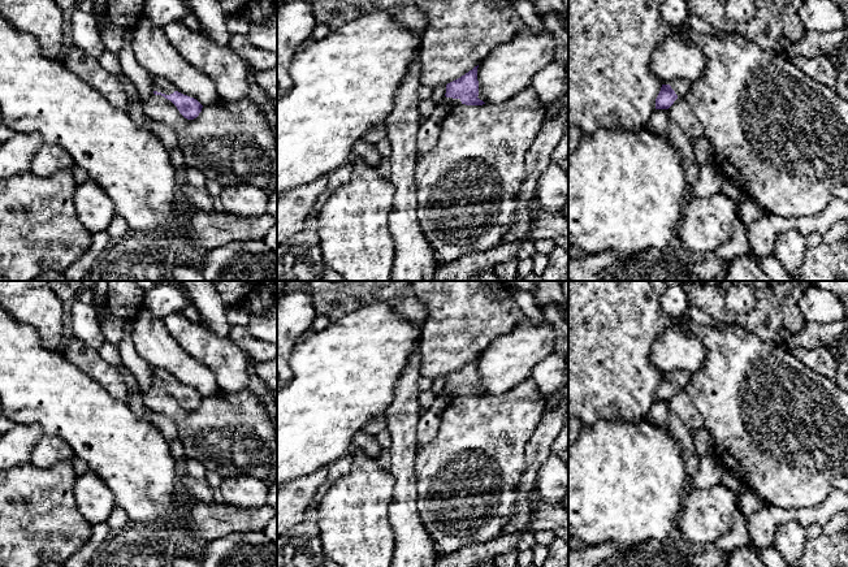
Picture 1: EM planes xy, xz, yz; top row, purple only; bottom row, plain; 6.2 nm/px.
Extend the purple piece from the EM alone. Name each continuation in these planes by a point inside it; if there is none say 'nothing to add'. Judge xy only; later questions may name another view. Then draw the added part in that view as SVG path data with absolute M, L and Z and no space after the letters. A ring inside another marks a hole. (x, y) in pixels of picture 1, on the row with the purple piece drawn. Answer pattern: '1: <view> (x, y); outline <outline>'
1: xy (160, 85); outline M160 77L152 78L152 88L153 91L157 91L165 95L170 95L176 91L174 86L169 81Z

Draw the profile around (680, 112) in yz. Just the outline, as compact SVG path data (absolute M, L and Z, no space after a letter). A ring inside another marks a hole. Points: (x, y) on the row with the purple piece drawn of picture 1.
M678 96L669 108L669 117L682 129L689 142L704 137L704 127L684 98Z

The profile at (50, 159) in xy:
M43 144L31 160L29 170L38 177L48 177L56 172L73 170L74 161L59 146Z

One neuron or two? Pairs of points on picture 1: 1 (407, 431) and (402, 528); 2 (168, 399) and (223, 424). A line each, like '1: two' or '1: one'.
1: one
2: one

